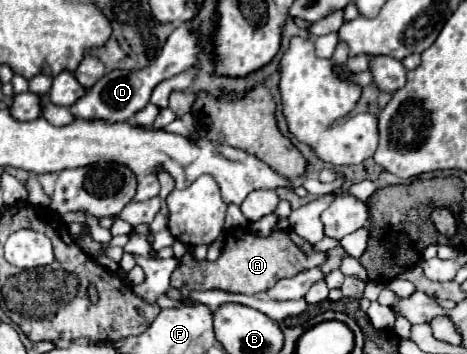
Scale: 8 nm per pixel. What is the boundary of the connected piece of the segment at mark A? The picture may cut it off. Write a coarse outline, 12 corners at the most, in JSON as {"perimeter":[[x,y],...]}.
{"perimeter":[[230,229],[216,261],[190,253],[170,285],[254,295],[326,261],[294,231]]}

